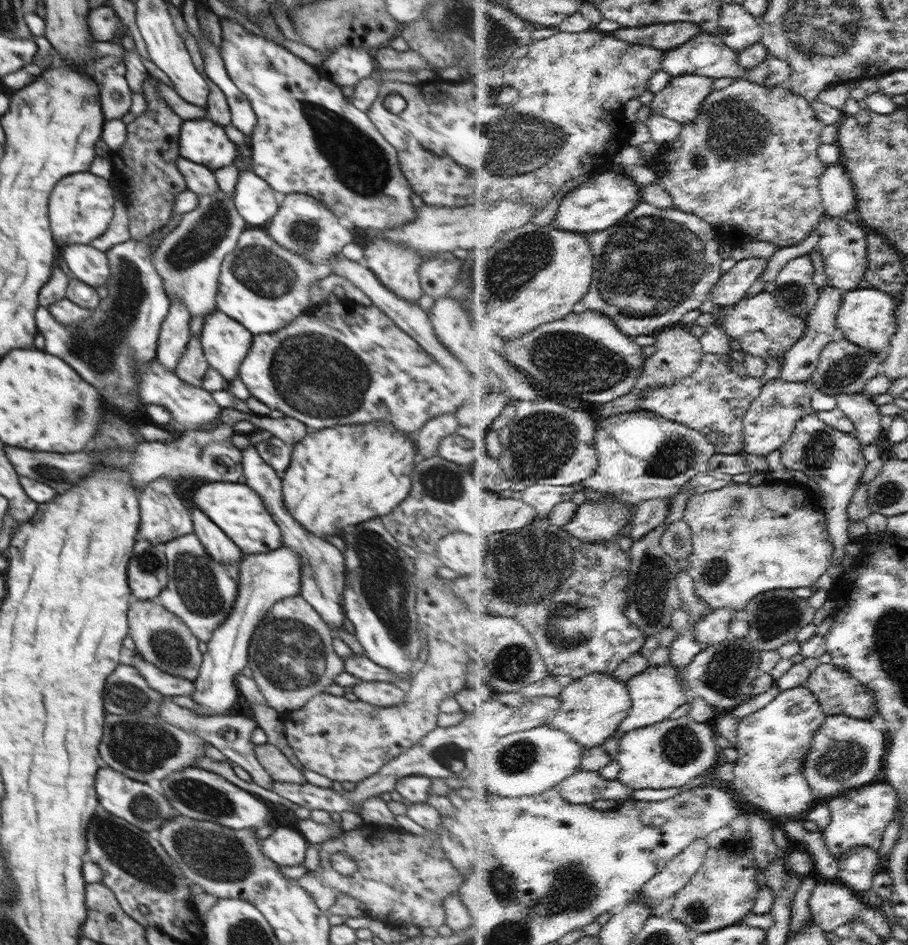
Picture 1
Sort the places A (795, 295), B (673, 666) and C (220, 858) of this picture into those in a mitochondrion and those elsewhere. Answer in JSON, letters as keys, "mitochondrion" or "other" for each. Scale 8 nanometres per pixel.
{"A":"mitochondrion","B":"other","C":"mitochondrion"}

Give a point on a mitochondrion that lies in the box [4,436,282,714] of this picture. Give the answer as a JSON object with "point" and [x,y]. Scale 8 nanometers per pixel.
{"point":[197,587]}

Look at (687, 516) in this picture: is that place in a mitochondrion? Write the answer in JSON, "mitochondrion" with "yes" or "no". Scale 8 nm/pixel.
{"mitochondrion":"no"}

